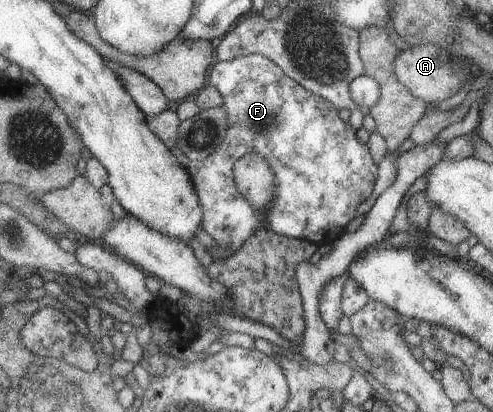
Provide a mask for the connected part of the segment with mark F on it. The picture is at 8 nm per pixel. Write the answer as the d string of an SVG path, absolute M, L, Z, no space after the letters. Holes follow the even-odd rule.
M249 54L249 55L244 55L241 57L236 57L233 58L232 60L229 61L218 61L215 60L214 63L211 65L209 70L207 71L207 82L206 84L212 85L216 90L220 93L221 96L221 106L222 110L224 110L225 115L226 115L226 130L225 130L225 135L224 138L222 139L222 142L216 147L216 150L212 152L211 155L208 155L204 160L201 161L188 161L186 162L186 157L182 156L176 148L172 148L170 152L174 154L174 158L178 160L180 163L181 167L184 167L187 170L187 173L190 175L190 178L192 179L192 184L194 187L194 190L196 191L197 194L197 199L199 200L199 205L201 206L201 213L202 213L202 220L200 223L200 226L202 230L207 234L209 234L213 240L216 242L217 245L219 245L222 248L230 246L234 246L234 248L239 249L240 246L242 246L242 243L255 232L256 226L258 226L258 222L263 220L263 216L265 217L265 226L272 230L272 232L275 232L277 235L282 235L291 239L300 239L300 240L308 240L310 242L313 242L316 246L320 246L323 248L328 248L331 243L333 243L336 238L338 238L342 233L345 232L346 225L352 218L354 218L354 214L356 214L356 207L366 200L368 196L370 196L370 193L372 192L372 186L374 186L374 180L376 180L376 172L378 172L378 167L374 162L372 161L372 158L370 157L370 154L368 153L368 146L367 144L361 144L356 140L356 134L355 131L350 127L348 123L343 122L339 117L338 117L338 110L337 108L334 108L332 104L330 104L327 100L324 100L323 98L320 98L319 96L316 96L315 94L312 94L311 92L308 92L307 90L304 90L297 82L294 82L291 78L288 78L269 58L266 58L265 56L259 55L259 54ZM248 153L256 153L268 166L272 169L272 172L274 173L274 178L273 178L273 183L274 183L274 190L273 193L271 194L270 200L265 204L265 213L263 216L261 215L260 211L257 211L247 200L244 198L237 189L237 186L235 185L234 179L232 177L232 170L233 170L233 162L237 159L240 158L242 155Z

